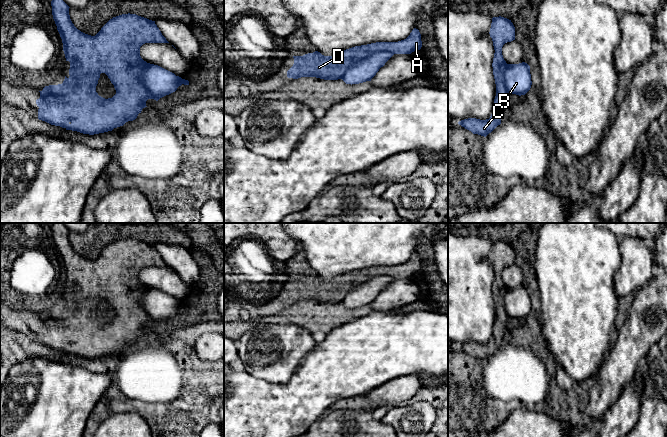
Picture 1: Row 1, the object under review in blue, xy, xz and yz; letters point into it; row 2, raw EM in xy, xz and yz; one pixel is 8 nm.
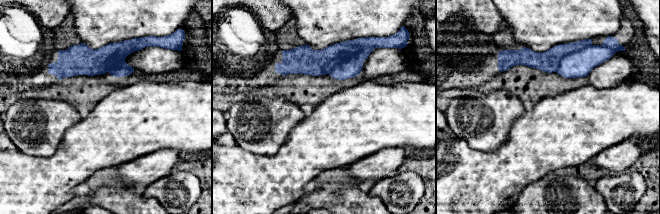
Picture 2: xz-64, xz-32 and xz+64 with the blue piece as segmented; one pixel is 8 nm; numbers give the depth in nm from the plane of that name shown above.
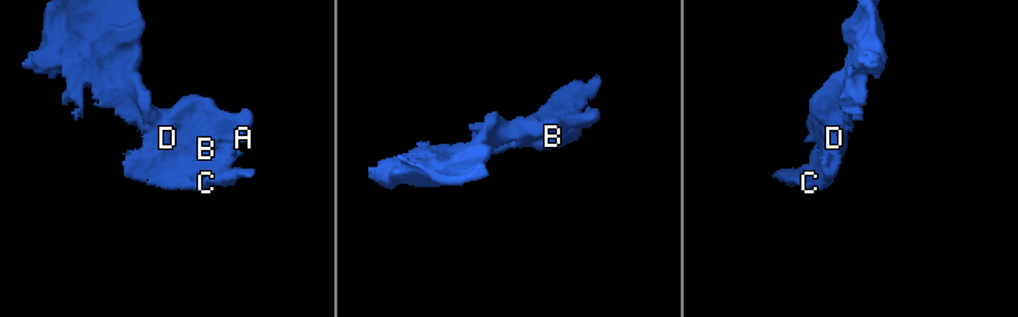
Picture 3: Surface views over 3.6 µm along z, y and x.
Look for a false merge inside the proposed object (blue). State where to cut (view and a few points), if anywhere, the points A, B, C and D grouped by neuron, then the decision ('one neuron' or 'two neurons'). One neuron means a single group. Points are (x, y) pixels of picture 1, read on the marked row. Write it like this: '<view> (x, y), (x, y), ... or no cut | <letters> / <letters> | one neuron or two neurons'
xz (393, 53), (373, 52), (358, 59), (340, 78) | A C D / B | two neurons

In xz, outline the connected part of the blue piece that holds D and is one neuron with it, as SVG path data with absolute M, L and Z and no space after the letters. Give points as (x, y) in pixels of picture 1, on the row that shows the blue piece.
M414 28L410 35L398 42L376 42L342 50L332 56L324 56L315 51L303 56L293 56L294 64L287 71L287 77L316 77L324 80L341 79L347 69L356 61L375 52L392 52L393 54L411 54L422 47L421 34Z

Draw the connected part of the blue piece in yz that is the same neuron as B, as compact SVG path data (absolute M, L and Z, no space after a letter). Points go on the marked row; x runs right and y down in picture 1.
M525 62L508 64L504 71L504 83L509 94L525 95L532 85L530 66Z

